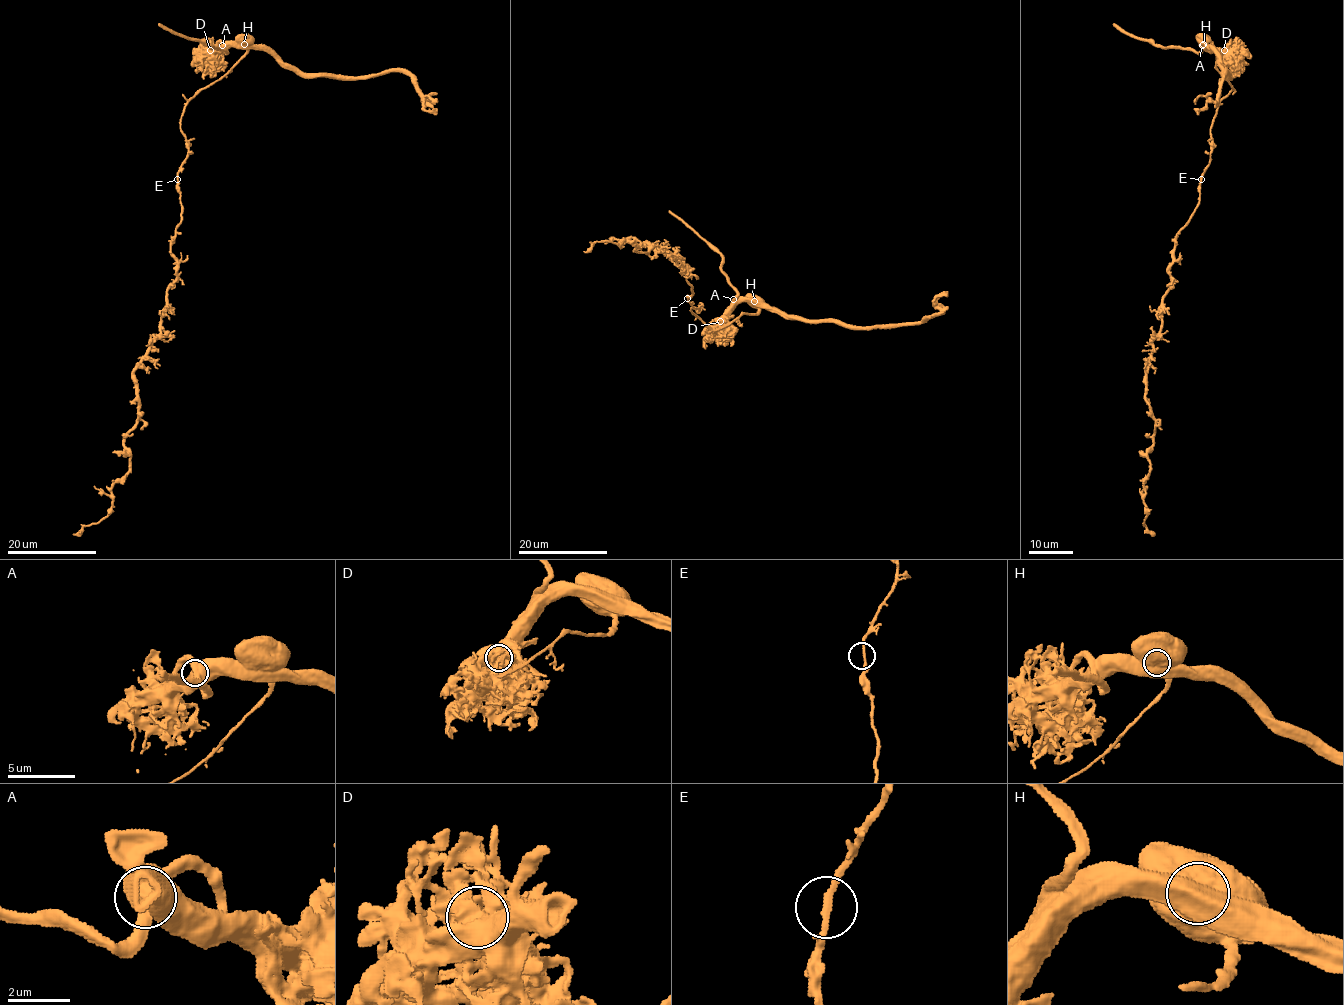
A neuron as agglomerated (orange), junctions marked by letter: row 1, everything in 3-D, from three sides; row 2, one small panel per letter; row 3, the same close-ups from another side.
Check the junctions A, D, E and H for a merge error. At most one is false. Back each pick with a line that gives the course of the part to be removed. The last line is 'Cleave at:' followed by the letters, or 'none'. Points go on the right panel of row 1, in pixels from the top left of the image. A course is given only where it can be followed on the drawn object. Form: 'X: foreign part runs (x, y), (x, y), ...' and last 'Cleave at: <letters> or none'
H: foreign part runs (1203, 43), (1232, 90), (1213, 120), (1200, 202), (1174, 244), (1146, 370), (1155, 426), (1143, 522), (1154, 535)
Cleave at: H

